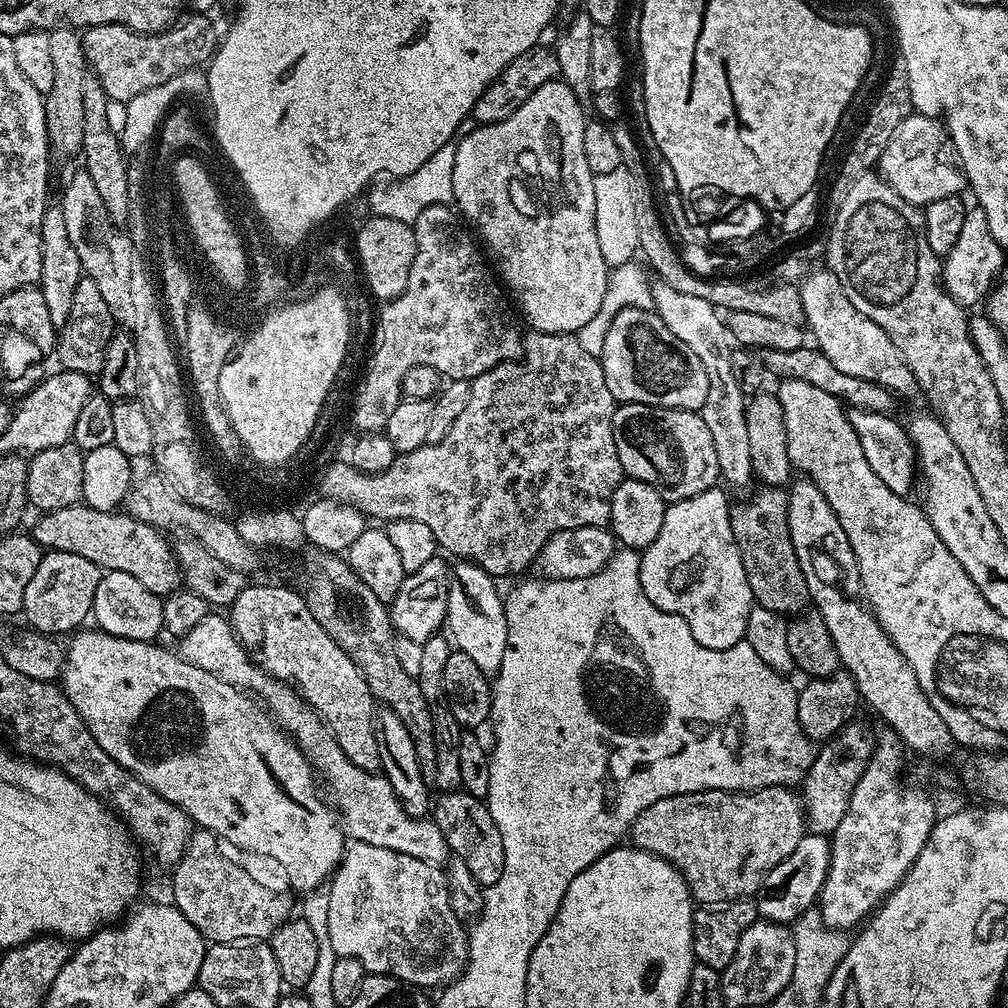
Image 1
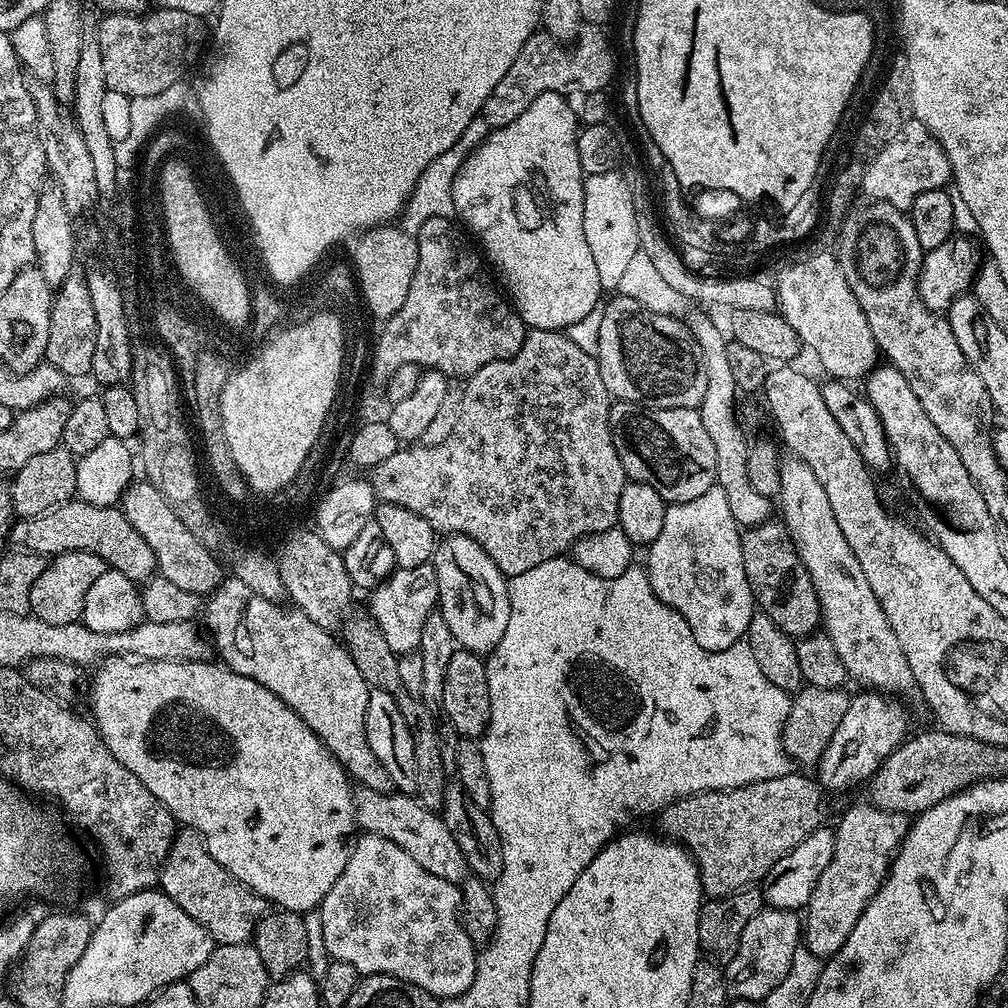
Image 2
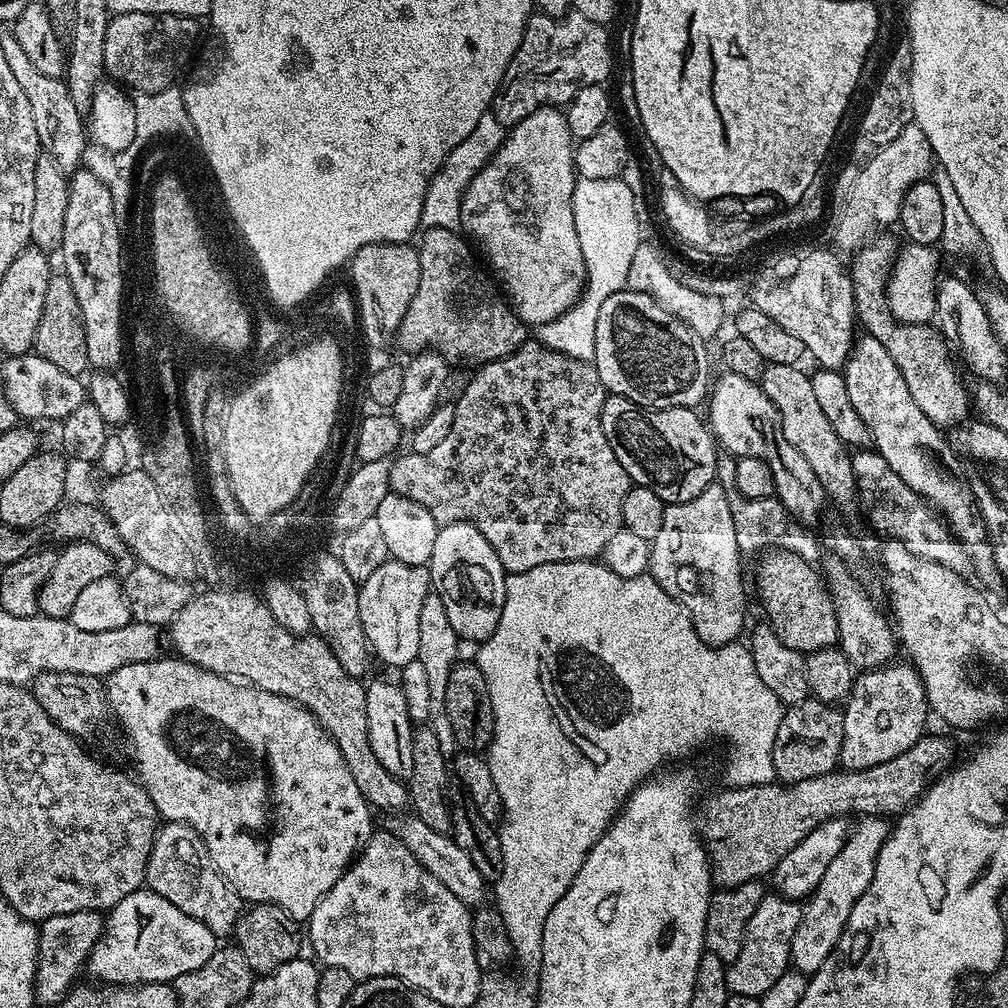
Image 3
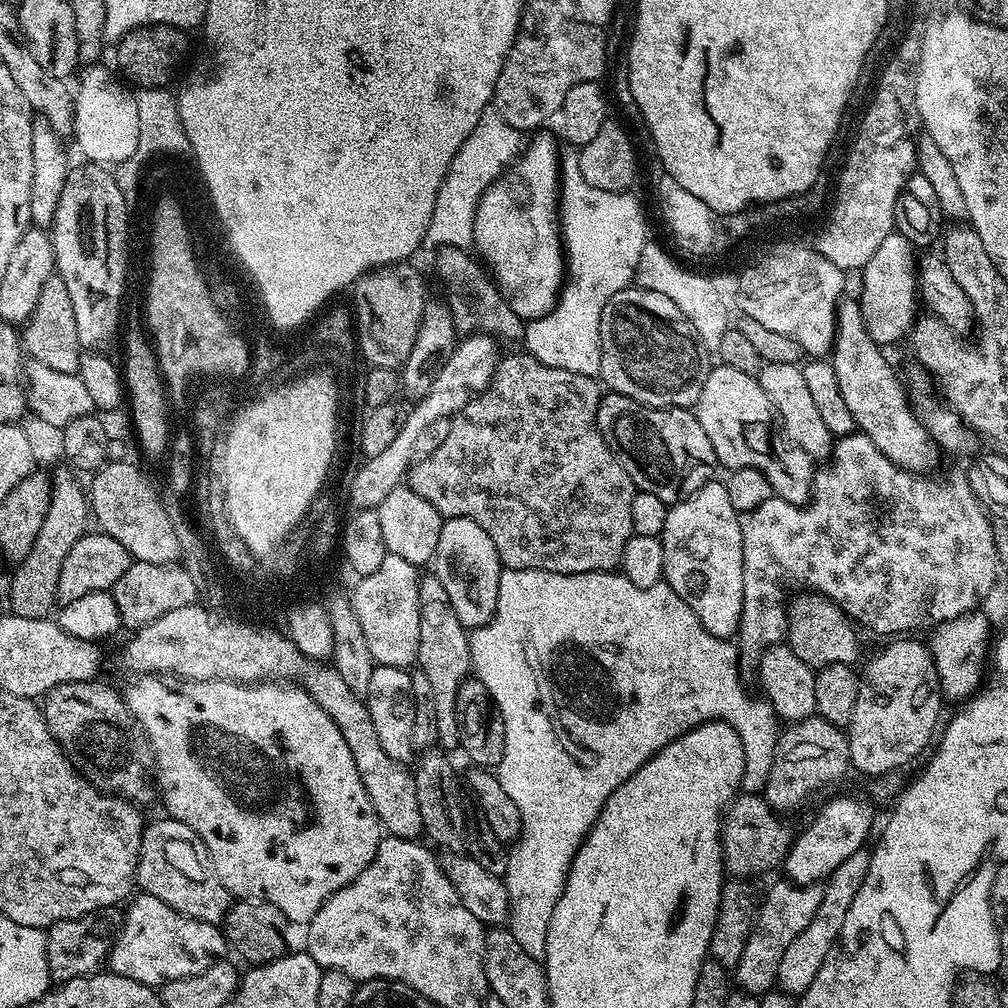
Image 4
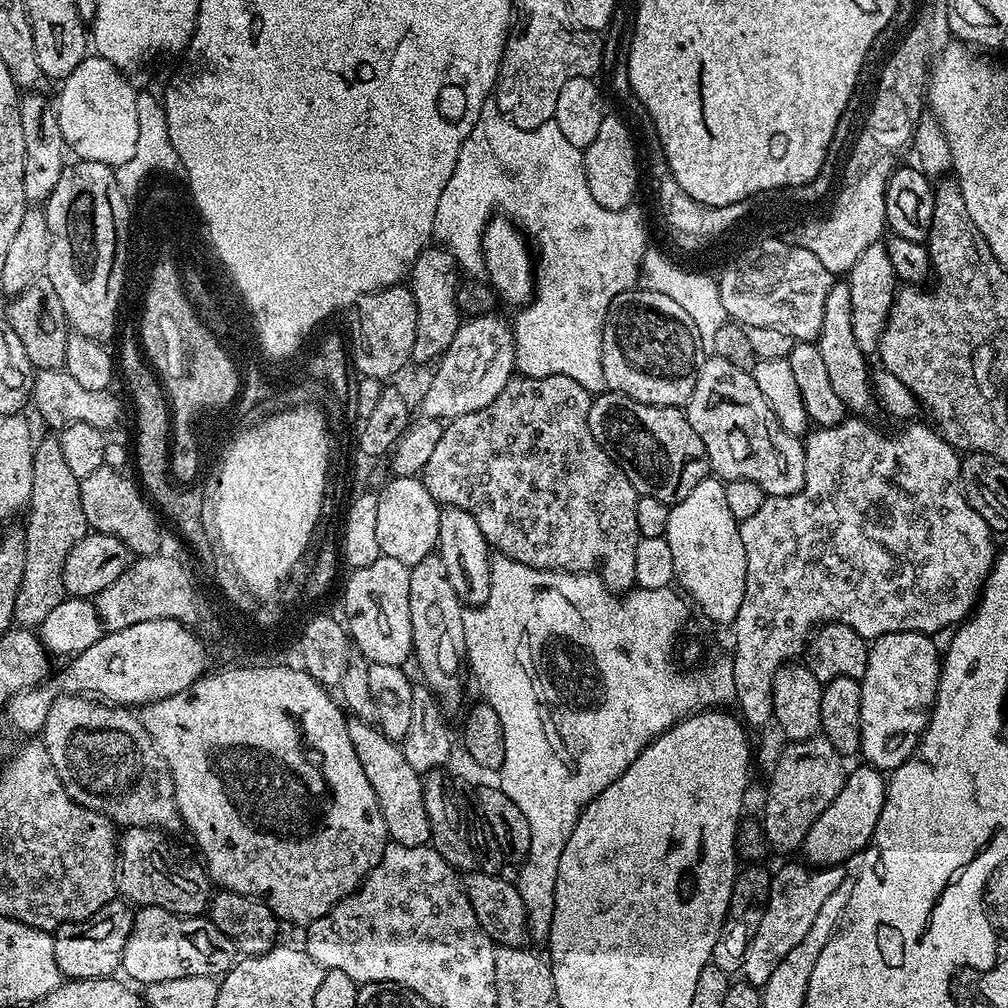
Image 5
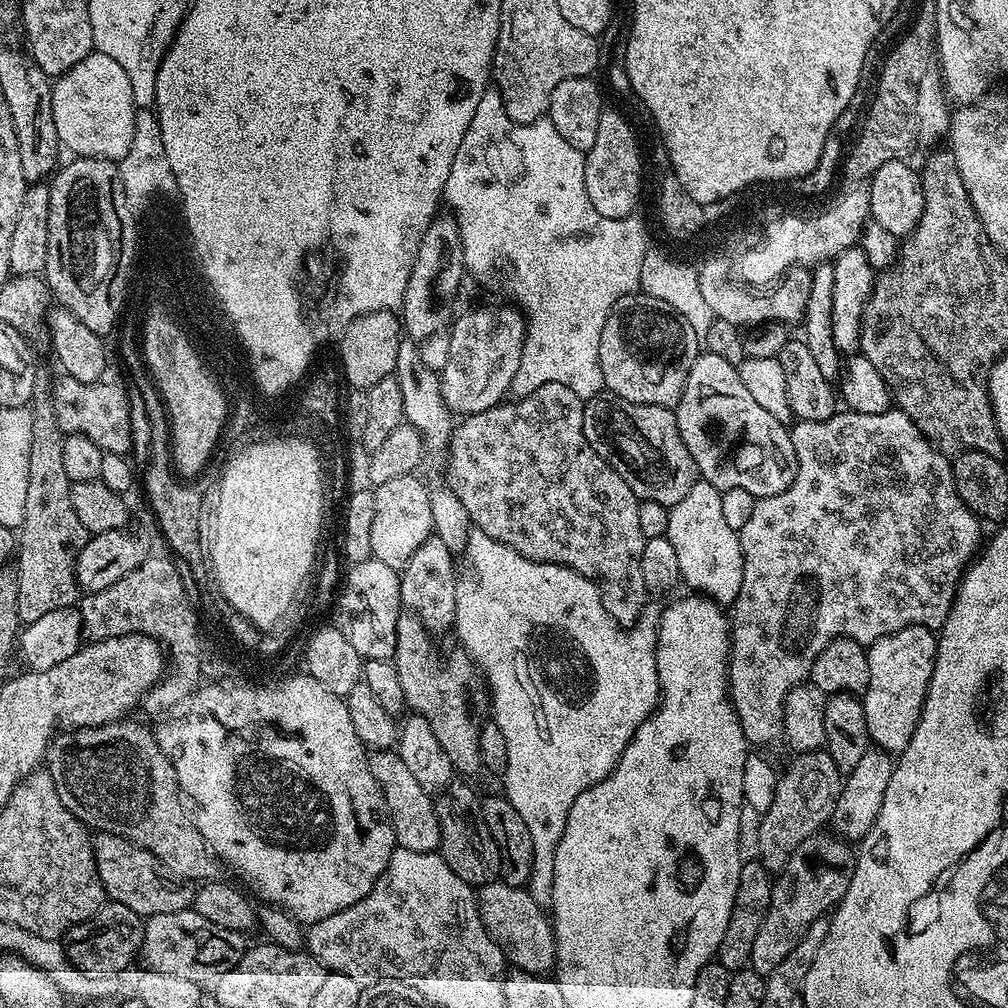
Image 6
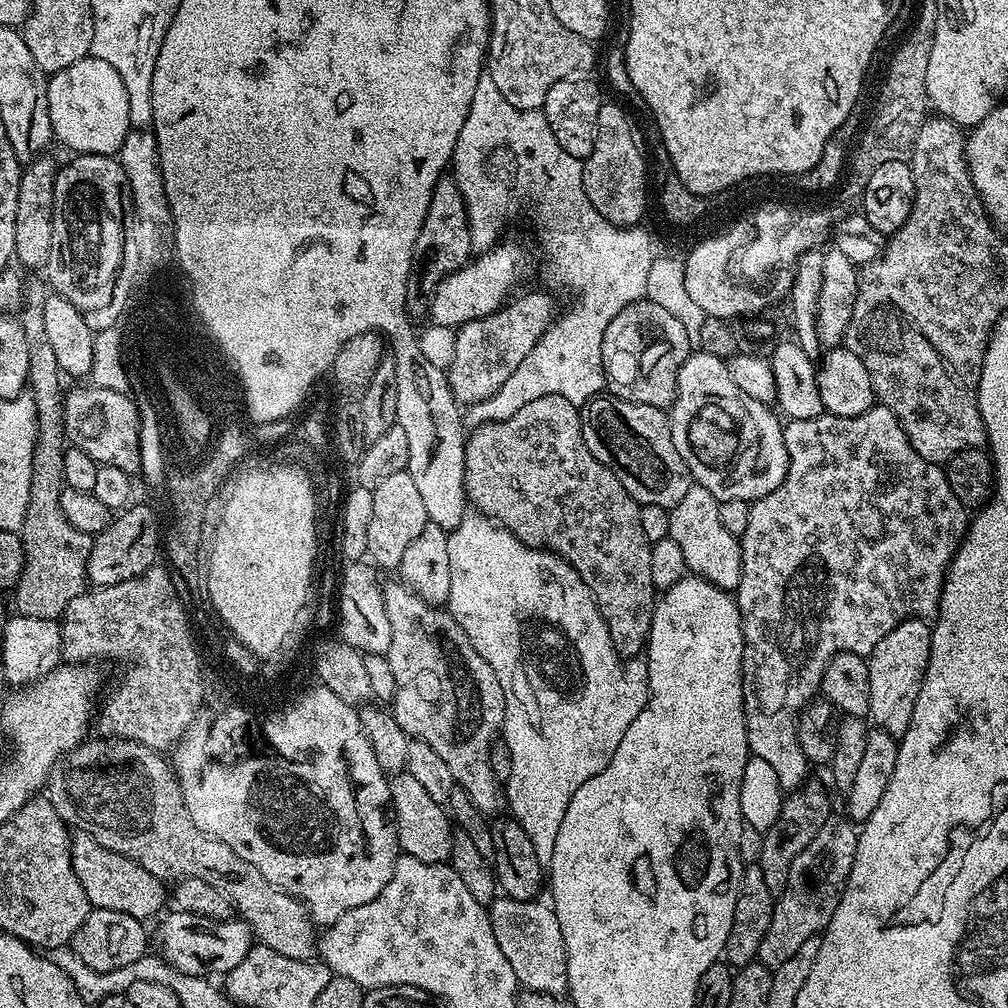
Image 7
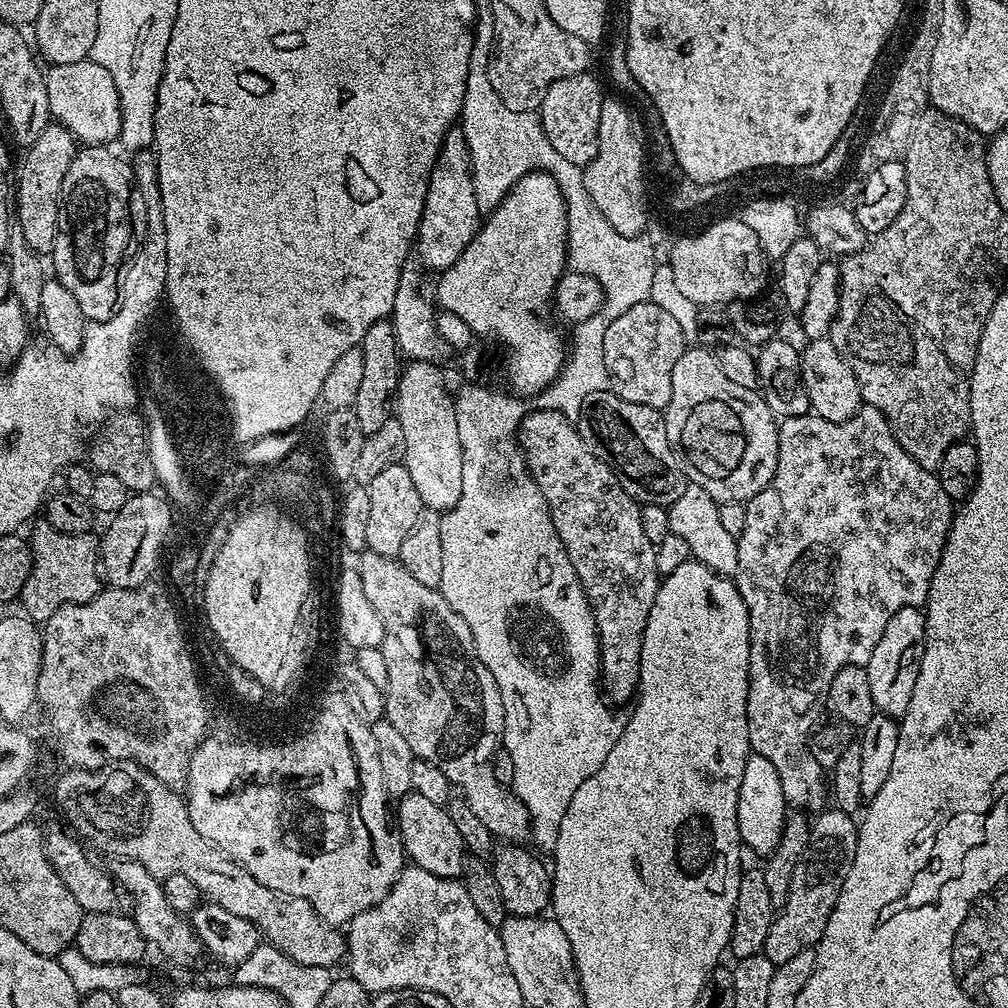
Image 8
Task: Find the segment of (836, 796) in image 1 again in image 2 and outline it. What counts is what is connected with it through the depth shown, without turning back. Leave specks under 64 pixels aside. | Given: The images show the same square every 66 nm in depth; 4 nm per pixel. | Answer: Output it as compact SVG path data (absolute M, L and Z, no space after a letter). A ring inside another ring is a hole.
M860 690L857 696L853 695L849 699L846 714L842 722L838 722L838 730L834 730L834 738L830 738L818 761L818 769L820 768L818 783L825 793L844 792L847 788L862 783L863 780L864 783L871 781L873 774L884 765L884 759L904 743L910 729L908 729L908 712L900 704L903 703L899 699L875 690Z

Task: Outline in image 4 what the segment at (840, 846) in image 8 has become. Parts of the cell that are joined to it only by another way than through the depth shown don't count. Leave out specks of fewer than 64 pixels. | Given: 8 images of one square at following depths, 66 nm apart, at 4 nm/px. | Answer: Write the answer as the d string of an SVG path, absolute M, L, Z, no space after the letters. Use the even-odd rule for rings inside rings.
M780 878L777 884L763 893L760 910L756 913L756 925L752 927L750 938L746 942L746 950L742 950L742 958L734 970L734 980L739 991L751 992L761 997L777 987L778 965L782 962L782 954L786 954L786 946L810 926L810 918L814 918L814 910L822 902L823 887L820 884L793 884L787 878Z

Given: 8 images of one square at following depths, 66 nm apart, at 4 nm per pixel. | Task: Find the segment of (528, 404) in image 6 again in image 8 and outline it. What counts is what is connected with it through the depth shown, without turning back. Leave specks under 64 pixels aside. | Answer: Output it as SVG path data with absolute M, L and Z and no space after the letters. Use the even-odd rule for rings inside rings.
M532 412L521 419L518 429L518 441L520 440L520 448L524 451L522 455L523 463L526 465L527 471L533 480L536 481L540 492L544 496L544 501L548 507L548 513L552 519L554 530L558 534L558 538L563 542L564 548L568 552L570 562L574 566L574 570L578 574L580 584L584 588L584 593L593 605L598 606L598 623L596 626L596 636L600 639L600 678L602 681L602 692L609 701L616 700L631 701L637 693L640 683L640 659L642 658L642 638L646 630L646 622L650 618L650 606L654 606L654 598L660 589L660 581L662 579L658 570L658 562L656 561L656 545L650 542L650 538L646 538L646 533L642 530L642 514L640 513L640 505L637 504L635 498L630 494L626 494L626 490L622 490L622 486L618 482L616 475L610 470L610 466L606 466L606 462L599 460L597 456L591 452L586 446L586 442L582 442L580 432L577 430L575 423L571 419L567 420L560 412Z

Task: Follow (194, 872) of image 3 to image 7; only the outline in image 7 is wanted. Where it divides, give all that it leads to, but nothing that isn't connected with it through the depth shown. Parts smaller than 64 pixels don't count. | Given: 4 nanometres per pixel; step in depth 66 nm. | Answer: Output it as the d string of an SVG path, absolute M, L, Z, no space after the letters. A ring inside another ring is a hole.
M76 832L71 837L71 851L72 869L82 890L86 890L86 898L92 908L118 910L122 914L138 918L141 922L147 921L147 916L159 917L165 911L164 904L166 908L166 901L170 896L165 881L150 874L150 870L138 866L138 862L114 850L106 850L85 832Z

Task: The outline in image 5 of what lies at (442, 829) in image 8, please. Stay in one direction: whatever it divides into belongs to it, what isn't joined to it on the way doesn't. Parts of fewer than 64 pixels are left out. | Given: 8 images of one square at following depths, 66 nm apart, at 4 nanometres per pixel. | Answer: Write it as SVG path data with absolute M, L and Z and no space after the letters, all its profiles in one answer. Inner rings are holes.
M349 719L350 742L354 742L354 754L358 754L358 762L362 762L362 771L370 778L370 786L374 786L374 798L378 798L378 806L382 810L382 818L386 822L386 830L391 843L402 846L425 846L432 839L430 818L426 818L426 806L422 802L424 782L421 773L416 772L403 754L397 741L386 738L379 727L367 720Z

